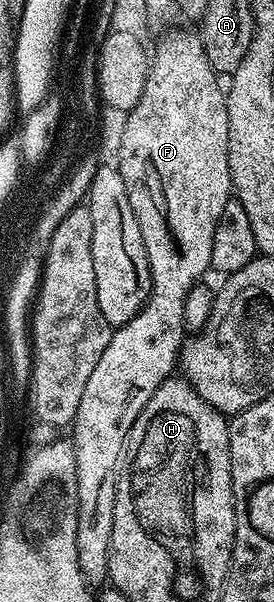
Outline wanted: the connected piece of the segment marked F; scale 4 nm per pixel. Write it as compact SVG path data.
M170 30L166 37L158 44L158 49L153 49L150 62L150 73L144 86L144 94L140 94L140 102L130 112L125 113L122 124L122 133L118 136L118 160L116 166L120 170L120 178L124 178L124 190L128 190L128 202L132 202L132 214L136 214L136 222L140 226L140 238L144 238L144 250L148 254L150 267L150 297L148 302L128 323L115 327L110 334L108 347L104 354L100 354L100 362L96 362L88 386L84 386L84 394L80 397L80 406L76 410L76 418L72 425L72 443L76 454L76 478L78 479L78 529L76 530L76 552L80 558L80 570L84 574L86 583L91 586L102 586L108 580L108 546L112 542L112 510L116 510L116 490L118 489L118 473L120 461L126 447L126 439L144 406L148 406L148 398L156 394L156 390L175 371L176 361L179 359L184 343L184 304L188 294L203 278L205 272L211 271L210 259L212 258L212 234L216 234L216 222L220 222L220 214L224 206L232 198L232 185L230 182L230 167L228 166L228 138L230 137L230 123L226 109L226 97L223 89L218 89L219 77L208 62L204 54L204 46L197 35L186 30Z

